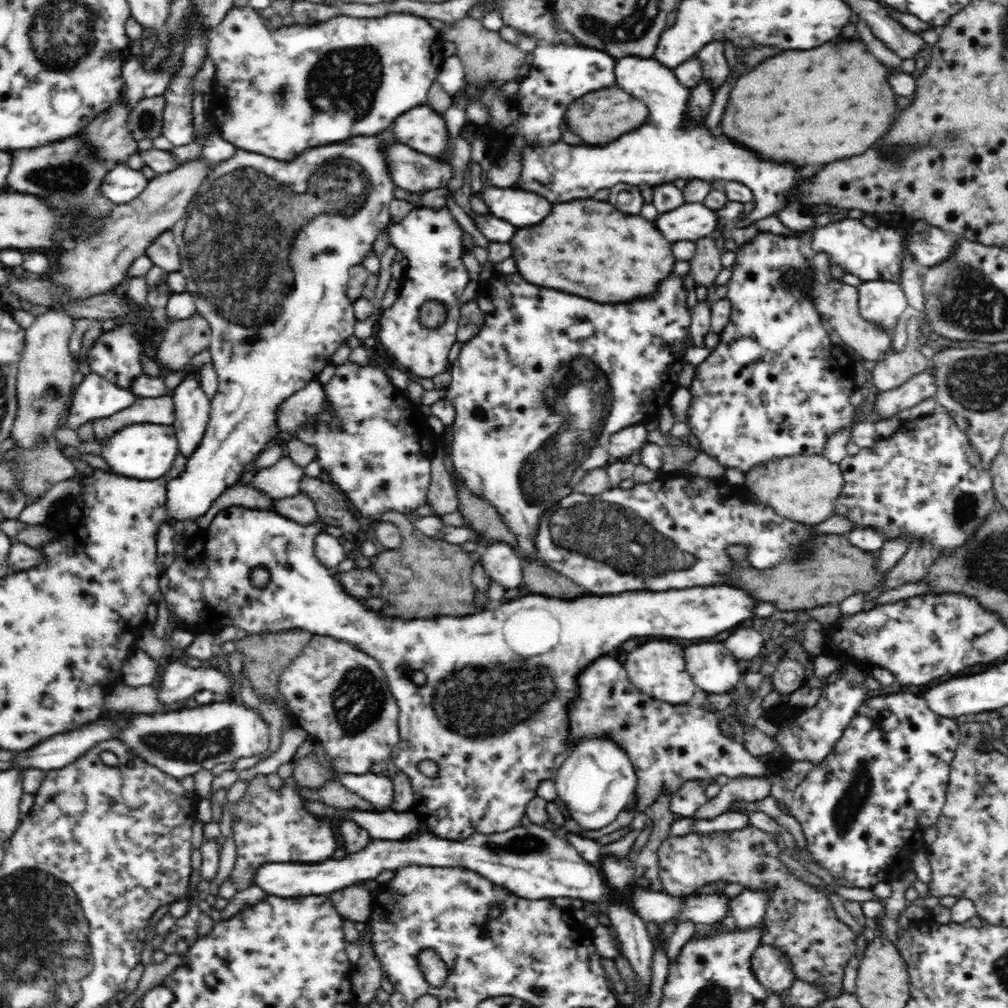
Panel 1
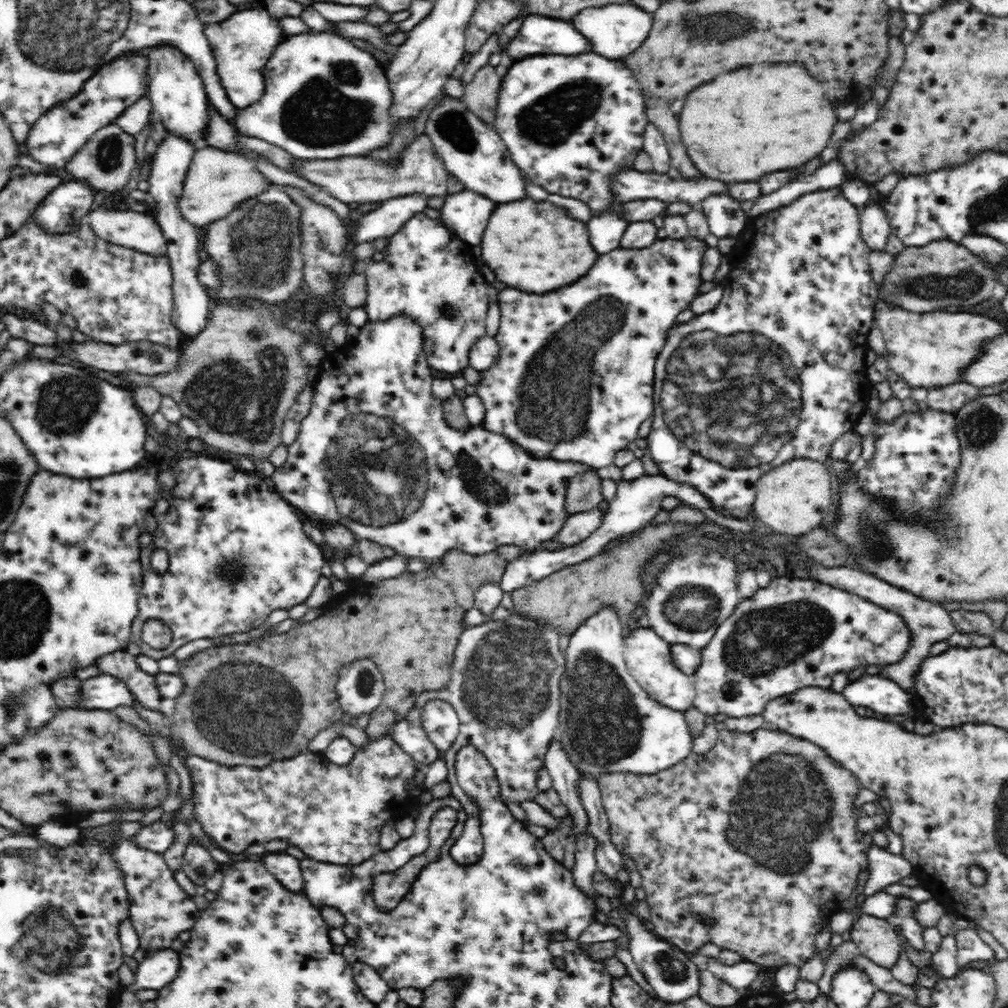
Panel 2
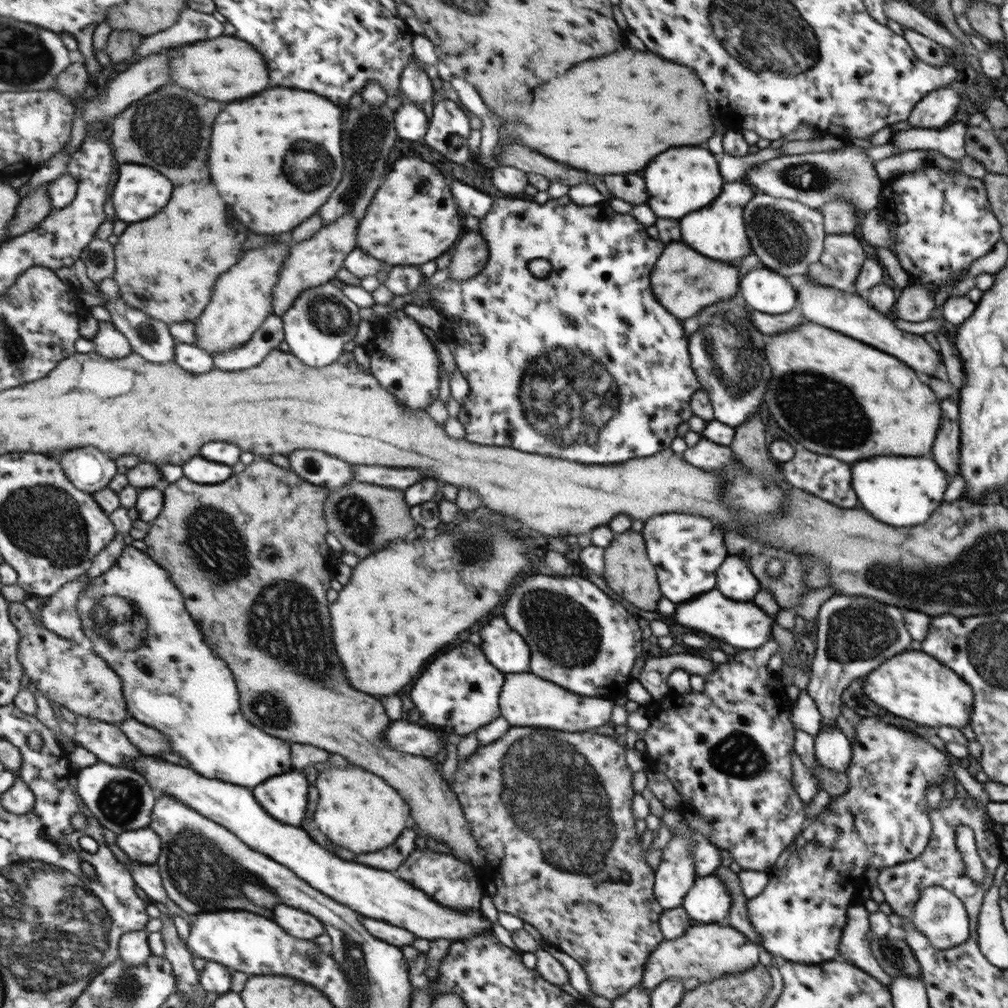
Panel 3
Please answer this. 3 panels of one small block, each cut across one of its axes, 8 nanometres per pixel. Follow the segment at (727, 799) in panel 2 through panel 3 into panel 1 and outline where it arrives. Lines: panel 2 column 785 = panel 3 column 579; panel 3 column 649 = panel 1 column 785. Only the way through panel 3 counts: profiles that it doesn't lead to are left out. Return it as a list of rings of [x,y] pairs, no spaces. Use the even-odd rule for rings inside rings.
[[[742,827],[730,831],[712,831],[703,835],[692,832],[684,836],[671,836],[666,838],[658,849],[659,878],[663,883],[663,890],[674,897],[689,896],[706,885],[720,881],[743,884],[748,890],[766,893],[770,900],[768,900],[767,914],[764,915],[761,925],[762,945],[770,945],[786,955],[797,980],[817,984],[825,990],[827,996],[835,998],[844,992],[842,990],[844,967],[856,953],[857,934],[838,920],[824,892],[812,890],[810,886],[796,880],[796,876],[792,876],[788,872],[779,859],[780,852],[782,851],[776,843],[770,840],[770,834],[766,834],[758,828]]]

